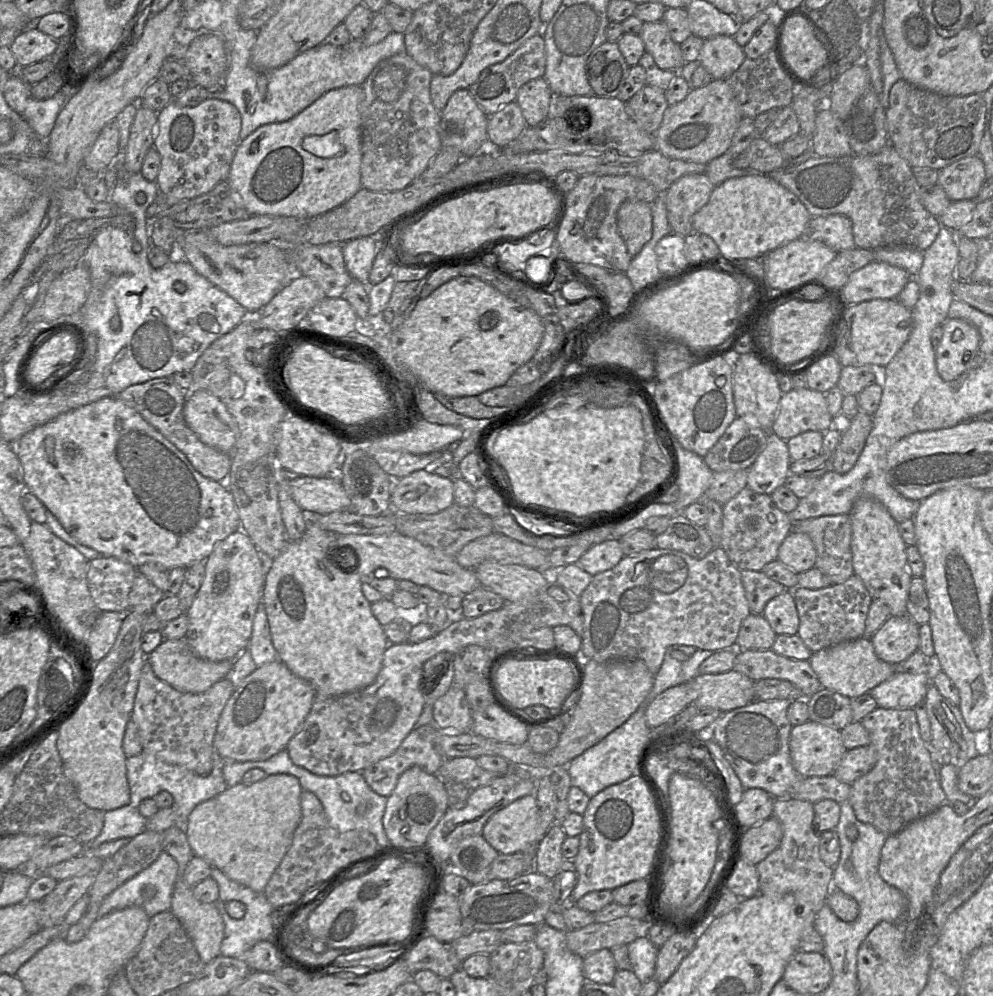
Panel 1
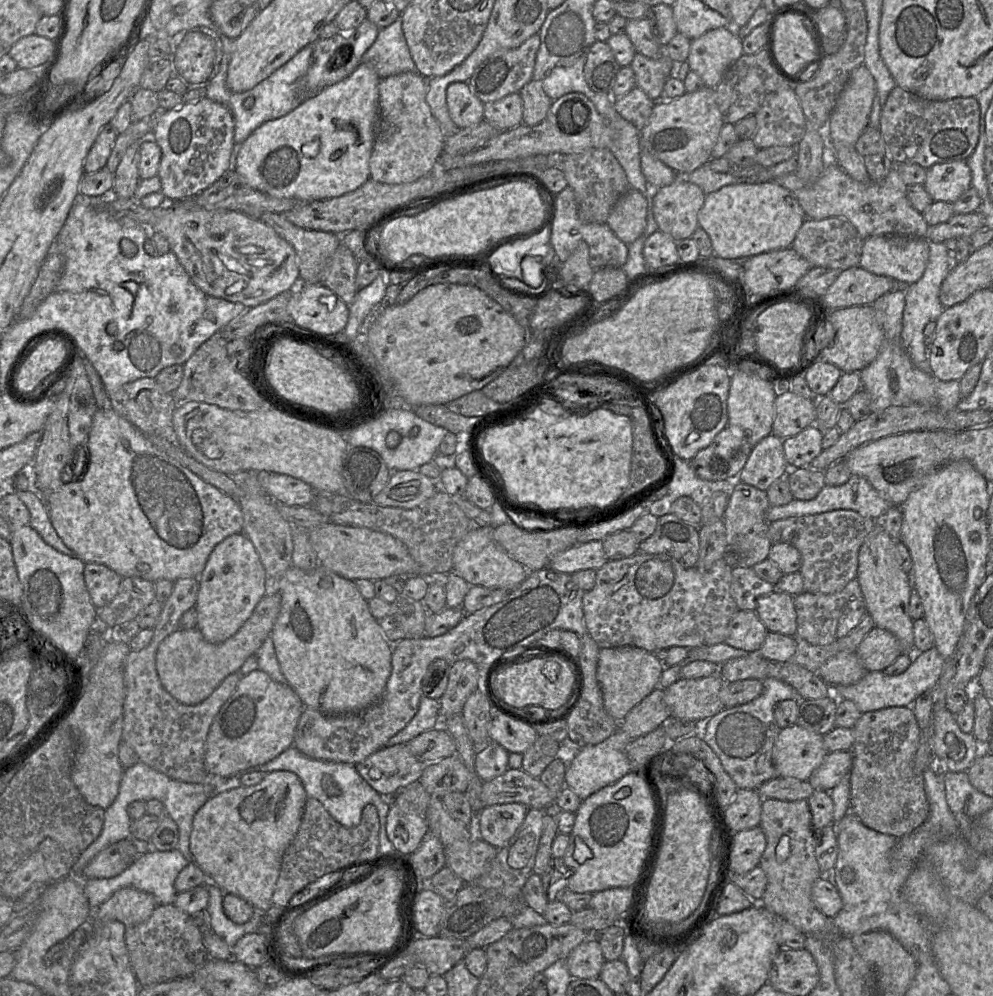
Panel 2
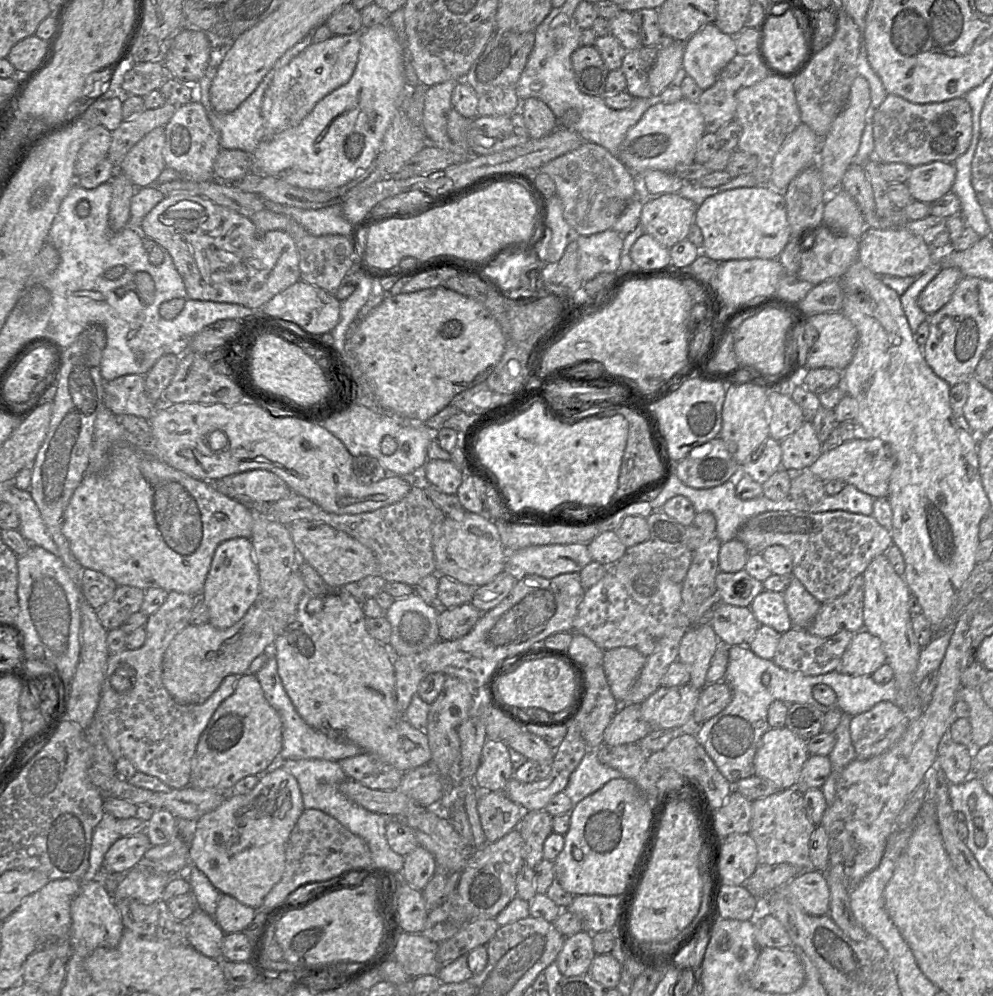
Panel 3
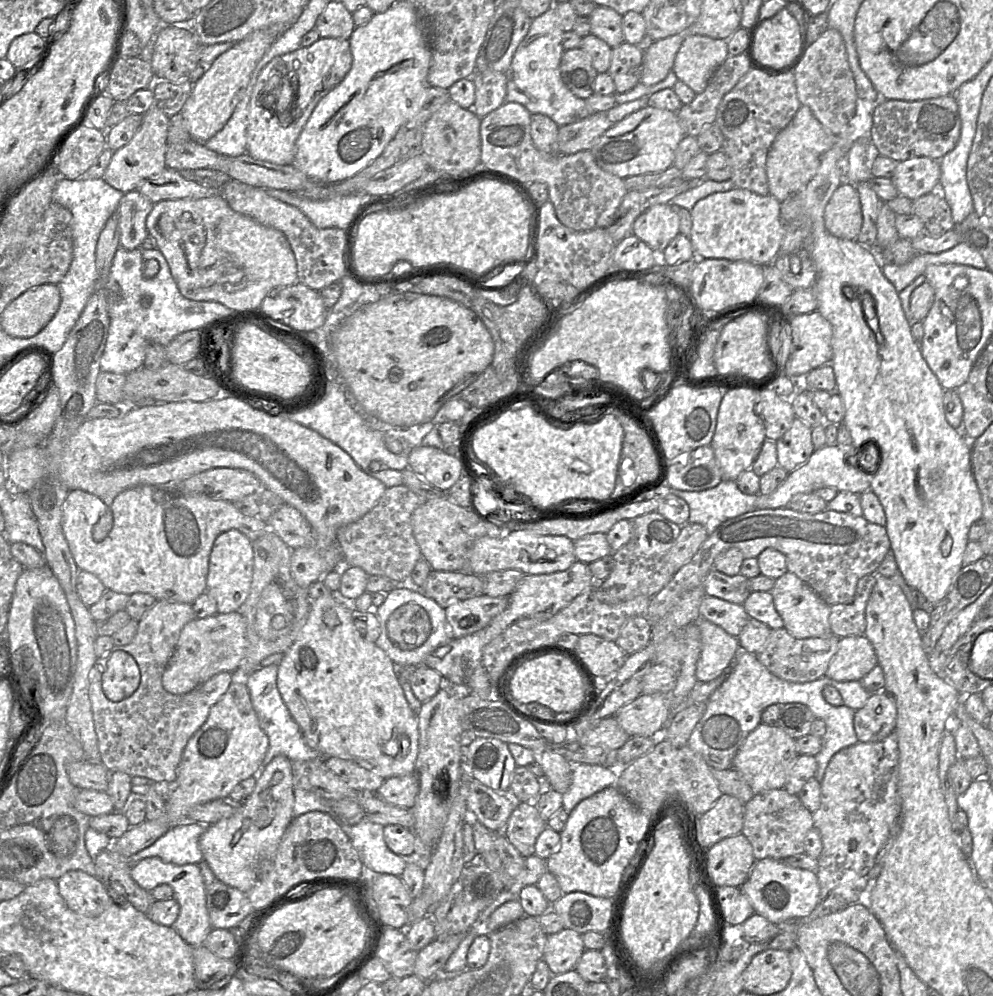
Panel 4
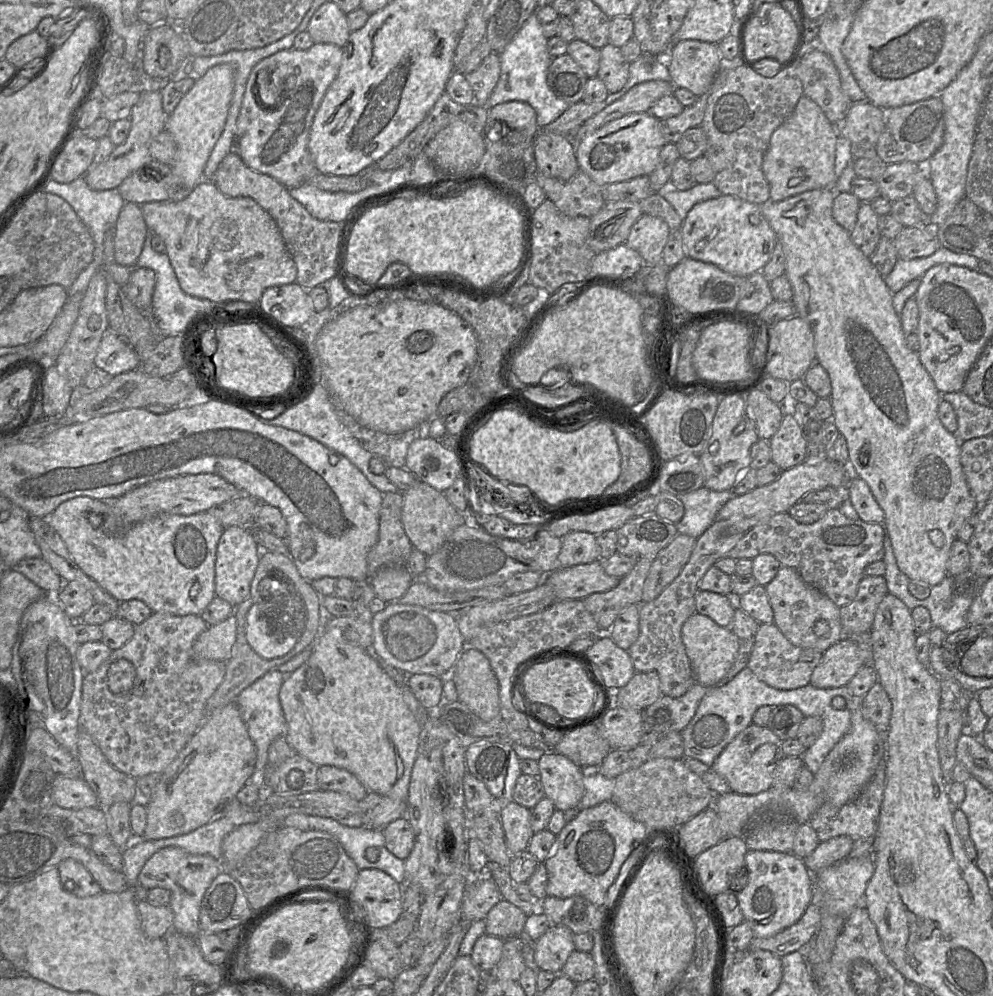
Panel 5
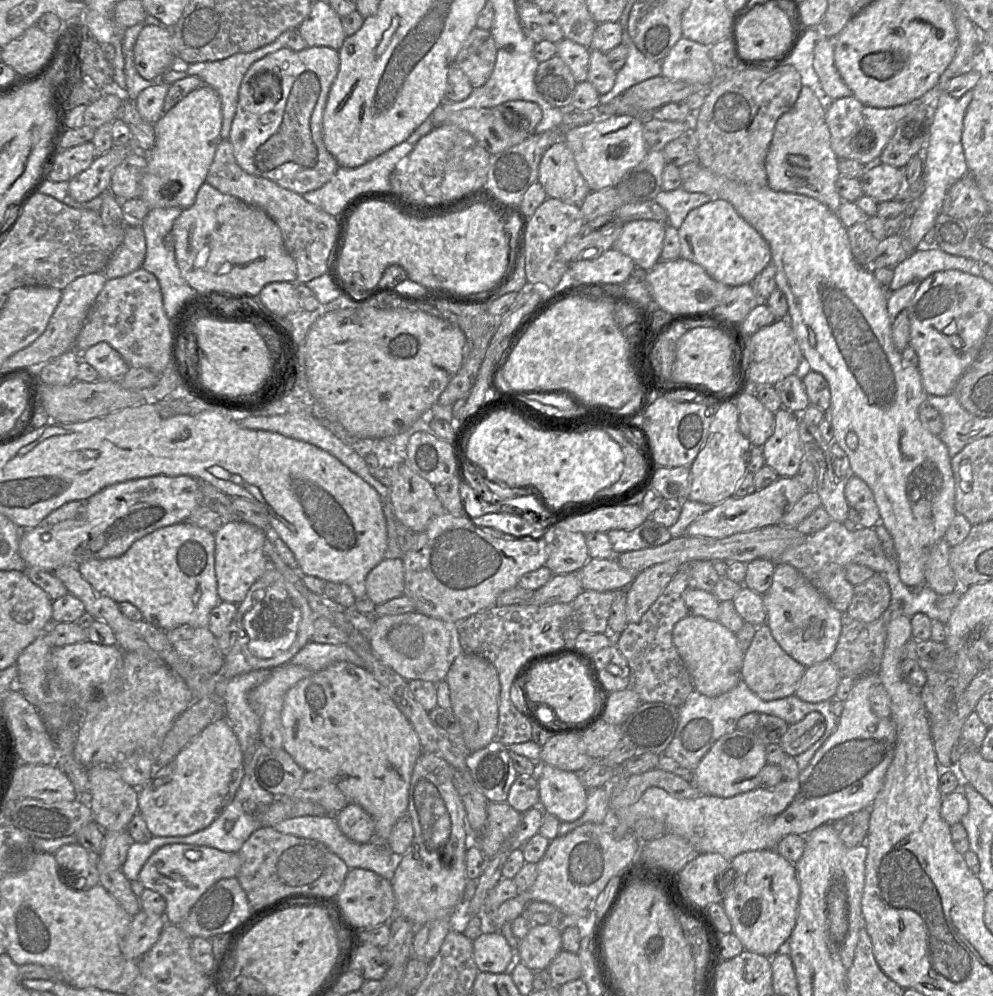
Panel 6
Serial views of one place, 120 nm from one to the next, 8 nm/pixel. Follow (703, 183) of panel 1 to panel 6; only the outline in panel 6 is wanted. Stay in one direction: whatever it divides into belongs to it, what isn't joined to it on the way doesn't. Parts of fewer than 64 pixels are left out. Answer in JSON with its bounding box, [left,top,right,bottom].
[614,220,666,271]

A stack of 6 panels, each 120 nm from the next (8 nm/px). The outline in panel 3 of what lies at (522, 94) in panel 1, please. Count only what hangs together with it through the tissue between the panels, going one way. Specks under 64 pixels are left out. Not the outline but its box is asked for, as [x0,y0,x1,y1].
[519,97,558,139]

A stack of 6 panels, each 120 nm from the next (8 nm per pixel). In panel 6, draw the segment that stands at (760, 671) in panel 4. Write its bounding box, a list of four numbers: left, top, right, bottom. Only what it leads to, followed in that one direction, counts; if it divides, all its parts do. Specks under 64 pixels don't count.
[664,679,838,772]

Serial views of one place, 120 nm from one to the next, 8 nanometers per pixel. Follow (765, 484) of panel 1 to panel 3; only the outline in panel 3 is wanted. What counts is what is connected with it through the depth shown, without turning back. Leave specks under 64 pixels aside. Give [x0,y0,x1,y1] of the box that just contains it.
[740,436,781,484]

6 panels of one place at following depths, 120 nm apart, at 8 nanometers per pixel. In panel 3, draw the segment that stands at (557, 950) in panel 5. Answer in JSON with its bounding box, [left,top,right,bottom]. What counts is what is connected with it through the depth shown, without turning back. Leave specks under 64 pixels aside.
[555,931,596,977]

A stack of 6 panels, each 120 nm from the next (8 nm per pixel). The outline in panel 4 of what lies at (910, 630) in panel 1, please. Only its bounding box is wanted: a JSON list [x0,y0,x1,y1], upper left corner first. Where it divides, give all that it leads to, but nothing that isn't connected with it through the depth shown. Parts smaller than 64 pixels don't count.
[825,635,877,682]

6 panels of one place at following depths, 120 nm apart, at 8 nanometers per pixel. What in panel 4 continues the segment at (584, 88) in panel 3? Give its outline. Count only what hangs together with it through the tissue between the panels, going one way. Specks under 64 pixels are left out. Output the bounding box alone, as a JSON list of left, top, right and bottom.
[559,48,598,100]

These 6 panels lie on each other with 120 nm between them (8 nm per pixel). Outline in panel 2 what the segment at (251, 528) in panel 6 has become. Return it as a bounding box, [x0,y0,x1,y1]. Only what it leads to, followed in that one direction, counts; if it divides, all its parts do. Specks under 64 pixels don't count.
[194,532,270,644]

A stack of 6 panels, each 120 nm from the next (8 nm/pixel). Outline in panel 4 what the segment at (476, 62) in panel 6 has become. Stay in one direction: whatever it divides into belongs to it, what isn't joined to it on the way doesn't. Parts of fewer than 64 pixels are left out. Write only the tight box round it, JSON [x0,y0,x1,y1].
[470,71,507,118]

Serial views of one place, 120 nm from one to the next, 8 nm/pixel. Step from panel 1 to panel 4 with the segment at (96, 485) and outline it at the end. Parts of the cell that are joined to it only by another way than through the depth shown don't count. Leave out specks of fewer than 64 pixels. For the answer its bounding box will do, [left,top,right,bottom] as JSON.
[62,485,269,604]

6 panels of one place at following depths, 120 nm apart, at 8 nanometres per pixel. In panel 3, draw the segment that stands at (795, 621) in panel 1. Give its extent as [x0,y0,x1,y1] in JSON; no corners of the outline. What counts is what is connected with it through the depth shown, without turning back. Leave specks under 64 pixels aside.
[749,590,793,634]

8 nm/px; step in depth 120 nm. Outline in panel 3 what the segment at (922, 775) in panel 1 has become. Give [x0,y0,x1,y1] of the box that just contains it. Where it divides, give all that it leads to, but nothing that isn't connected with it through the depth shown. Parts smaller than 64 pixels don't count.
[849,701,908,760]

